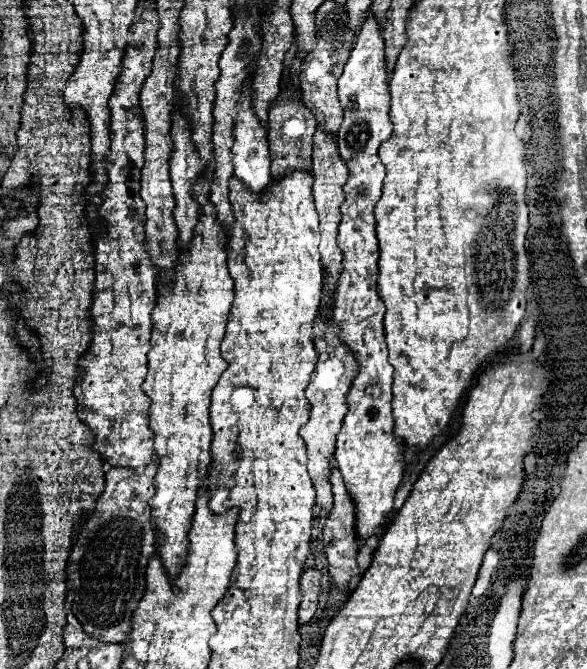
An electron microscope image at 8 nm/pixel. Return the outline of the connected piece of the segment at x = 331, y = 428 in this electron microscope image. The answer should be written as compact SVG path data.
M328 318L328 328L322 340L316 342L318 350L318 364L316 372L312 372L312 380L306 390L306 398L312 406L310 420L306 426L300 428L300 436L306 442L308 450L308 472L316 488L316 506L322 510L332 510L332 484L330 484L330 462L334 458L334 444L336 444L336 434L340 432L340 424L348 412L346 404L346 394L352 386L352 380L358 372L356 358L352 358L352 352L348 350L346 344L340 344L340 338L336 336L336 326Z

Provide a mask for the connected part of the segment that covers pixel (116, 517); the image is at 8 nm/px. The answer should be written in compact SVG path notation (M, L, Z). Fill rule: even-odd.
M156 458L142 474L134 474L130 468L120 466L106 468L106 490L98 498L96 510L84 524L68 558L68 590L74 594L70 610L80 620L84 632L100 642L126 642L132 630L132 614L146 590L146 566L154 552L148 500L156 492L156 468Z

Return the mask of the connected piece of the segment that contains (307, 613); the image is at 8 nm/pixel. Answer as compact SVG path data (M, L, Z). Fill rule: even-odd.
M308 568L304 574L302 574L302 580L300 580L300 588L302 588L302 604L300 604L300 610L298 610L298 622L300 624L306 624L310 622L310 618L314 616L316 608L318 608L318 594L320 594L320 580L322 580L322 574L318 568Z

